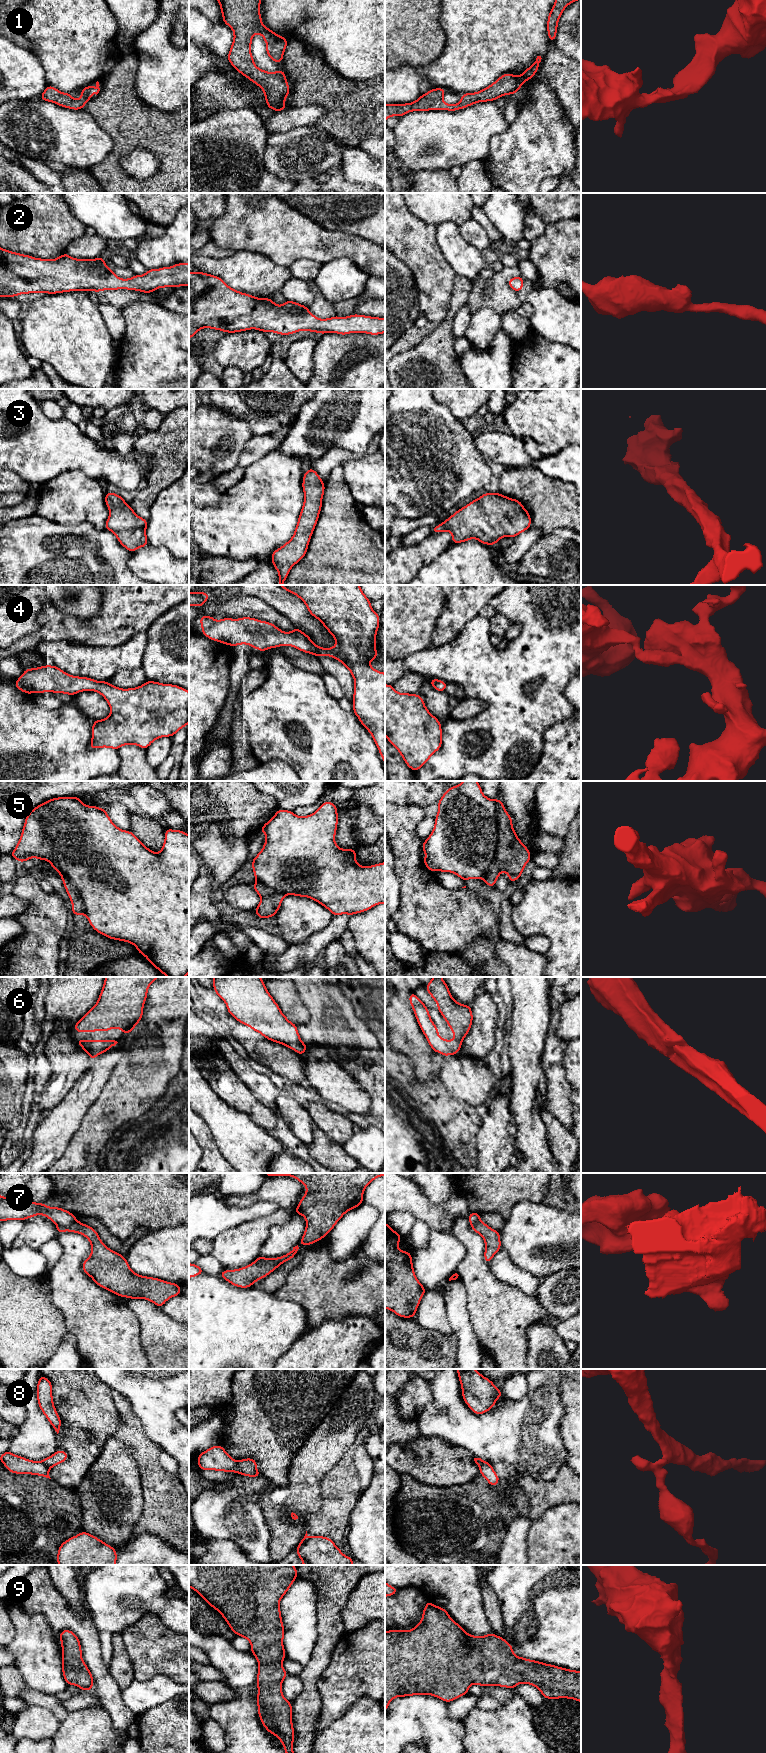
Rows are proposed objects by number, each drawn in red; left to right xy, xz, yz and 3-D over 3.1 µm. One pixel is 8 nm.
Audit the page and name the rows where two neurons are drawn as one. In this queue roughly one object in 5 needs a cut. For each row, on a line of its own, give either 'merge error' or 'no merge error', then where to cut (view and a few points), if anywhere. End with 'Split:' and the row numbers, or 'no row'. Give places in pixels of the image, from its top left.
1: no merge error; no cut
2: no merge error; no cut
3: no merge error; no cut
4: no merge error; no cut
5: merge error; cut in yz along (495, 800), (498, 845), (496, 854), (484, 879)
6: no merge error; no cut
7: merge error; cut in xy along (76, 1220), (66, 1226), (57, 1225)
8: merge error; cut in xz along (237, 1461), (242, 1474)
9: no merge error; no cut
Split: 5, 7, 8

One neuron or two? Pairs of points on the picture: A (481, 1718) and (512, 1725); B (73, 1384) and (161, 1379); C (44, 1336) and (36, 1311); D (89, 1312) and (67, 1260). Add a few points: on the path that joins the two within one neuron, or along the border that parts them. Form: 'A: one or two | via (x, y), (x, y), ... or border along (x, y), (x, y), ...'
A: one | via (489, 1724), (504, 1725)
B: two | border along (99, 1379), (112, 1389)
C: one | via (38, 1330), (36, 1328), (36, 1317)
D: one | via (79, 1299), (69, 1286), (68, 1273)

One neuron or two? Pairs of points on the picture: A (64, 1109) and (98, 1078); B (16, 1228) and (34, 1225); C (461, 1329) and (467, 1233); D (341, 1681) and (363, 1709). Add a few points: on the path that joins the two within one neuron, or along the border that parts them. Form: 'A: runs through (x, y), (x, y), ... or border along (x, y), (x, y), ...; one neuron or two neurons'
A: runs through (73, 1104), (89, 1085); one neuron
B: border along (24, 1221), (22, 1230), (11, 1245); two neurons
C: border along (460, 1279), (466, 1292), (466, 1308), (468, 1310); two neurons
D: border along (374, 1698), (361, 1697), (339, 1716); two neurons

